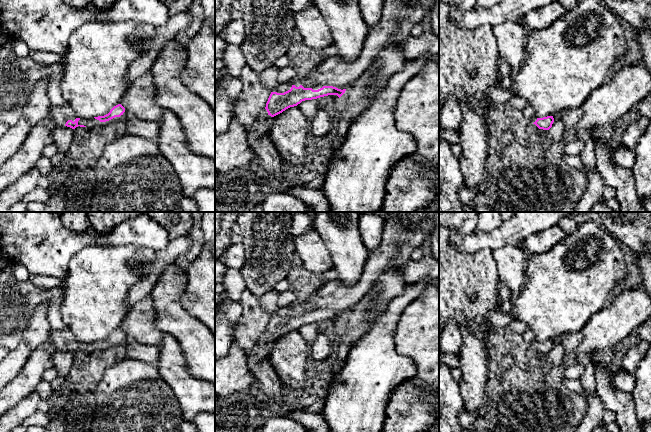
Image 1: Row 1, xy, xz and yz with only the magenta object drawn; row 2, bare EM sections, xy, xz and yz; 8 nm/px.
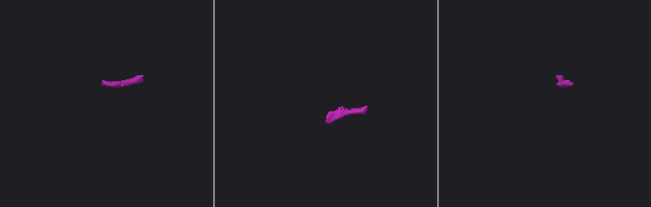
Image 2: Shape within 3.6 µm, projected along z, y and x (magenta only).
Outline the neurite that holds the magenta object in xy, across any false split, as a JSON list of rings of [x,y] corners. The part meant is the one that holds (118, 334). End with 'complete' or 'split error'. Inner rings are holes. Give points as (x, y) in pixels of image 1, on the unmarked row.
[[[121,328],[114,330],[110,336],[104,340],[89,343],[77,342],[73,333],[68,329],[57,331],[51,330],[49,332],[49,338],[52,340],[56,349],[67,350],[72,353],[75,353],[78,350],[91,352],[111,348],[117,350],[121,354],[125,345],[130,340]]] | split error

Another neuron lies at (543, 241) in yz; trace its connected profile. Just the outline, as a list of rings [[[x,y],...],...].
[[[558,226],[540,231],[527,237],[518,248],[526,254],[543,254],[550,251],[559,241],[567,238],[565,233]]]

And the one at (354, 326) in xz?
[[[374,289],[371,290],[345,315],[341,330],[335,339],[335,375],[344,365],[352,345],[368,330],[366,312],[374,303]]]

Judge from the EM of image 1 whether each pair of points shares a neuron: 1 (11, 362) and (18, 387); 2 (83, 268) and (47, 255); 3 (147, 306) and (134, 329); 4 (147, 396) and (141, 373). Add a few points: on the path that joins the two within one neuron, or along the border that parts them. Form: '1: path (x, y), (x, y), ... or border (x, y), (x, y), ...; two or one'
1: border (28, 356), (21, 370), (10, 382); two
2: border (85, 246), (70, 259), (68, 275), (62, 282); two
3: path (144, 312), (140, 323); one
4: path (141, 390), (140, 379); one

